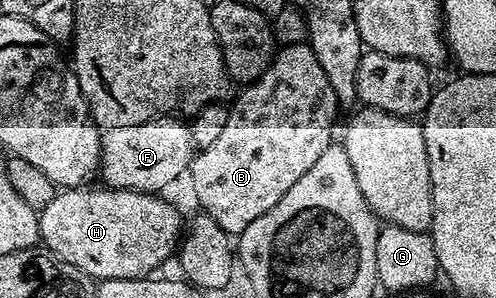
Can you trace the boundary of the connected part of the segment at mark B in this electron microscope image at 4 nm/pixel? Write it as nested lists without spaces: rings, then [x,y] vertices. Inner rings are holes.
[[[308,42],[281,47],[274,54],[269,68],[254,83],[242,86],[240,91],[241,96],[229,107],[227,125],[223,125],[221,136],[212,145],[200,148],[194,154],[187,172],[187,179],[193,182],[193,195],[197,198],[198,205],[201,206],[198,208],[204,214],[209,215],[211,221],[215,221],[215,225],[219,225],[219,229],[226,231],[230,237],[240,237],[243,229],[247,229],[247,225],[251,225],[251,221],[263,217],[263,213],[267,213],[267,209],[275,209],[275,205],[279,205],[279,200],[287,194],[287,189],[291,189],[291,185],[295,185],[295,181],[299,181],[299,177],[303,177],[303,173],[307,173],[307,169],[311,169],[311,165],[315,165],[315,161],[319,161],[319,157],[323,157],[327,145],[331,145],[335,141],[333,126],[337,123],[337,110],[339,110],[335,89],[331,89],[331,81],[327,81],[327,73],[323,73],[323,65],[319,65],[319,57],[315,57]]]

